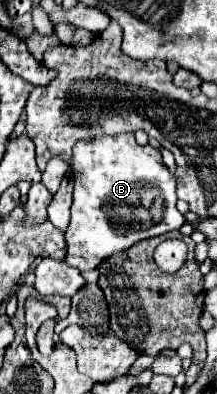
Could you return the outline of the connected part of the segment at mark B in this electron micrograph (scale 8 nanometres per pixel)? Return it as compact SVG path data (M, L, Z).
M133 134L103 136L91 142L79 142L73 150L73 206L71 222L65 230L67 256L65 262L79 270L95 270L109 256L129 250L133 244L167 234L183 226L185 218L177 210L177 180L163 164L161 152L153 146L137 144Z

